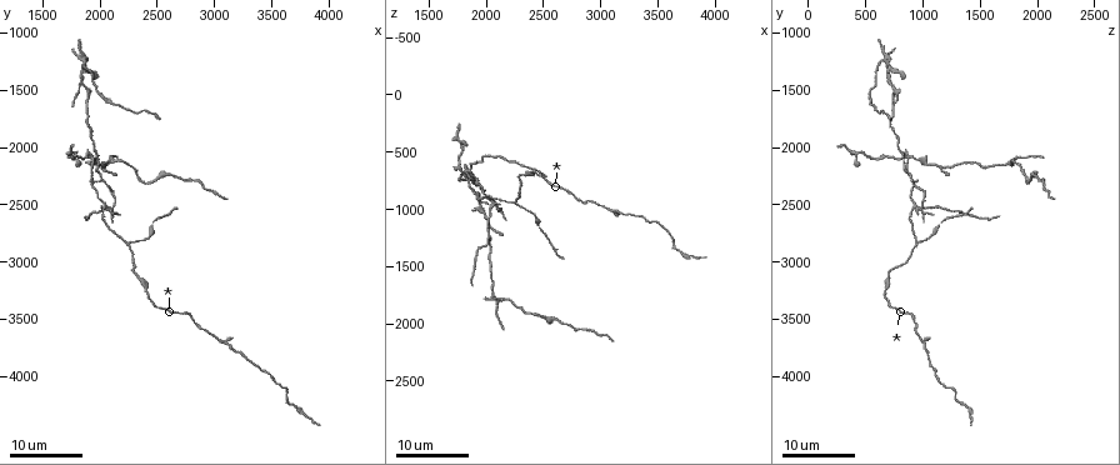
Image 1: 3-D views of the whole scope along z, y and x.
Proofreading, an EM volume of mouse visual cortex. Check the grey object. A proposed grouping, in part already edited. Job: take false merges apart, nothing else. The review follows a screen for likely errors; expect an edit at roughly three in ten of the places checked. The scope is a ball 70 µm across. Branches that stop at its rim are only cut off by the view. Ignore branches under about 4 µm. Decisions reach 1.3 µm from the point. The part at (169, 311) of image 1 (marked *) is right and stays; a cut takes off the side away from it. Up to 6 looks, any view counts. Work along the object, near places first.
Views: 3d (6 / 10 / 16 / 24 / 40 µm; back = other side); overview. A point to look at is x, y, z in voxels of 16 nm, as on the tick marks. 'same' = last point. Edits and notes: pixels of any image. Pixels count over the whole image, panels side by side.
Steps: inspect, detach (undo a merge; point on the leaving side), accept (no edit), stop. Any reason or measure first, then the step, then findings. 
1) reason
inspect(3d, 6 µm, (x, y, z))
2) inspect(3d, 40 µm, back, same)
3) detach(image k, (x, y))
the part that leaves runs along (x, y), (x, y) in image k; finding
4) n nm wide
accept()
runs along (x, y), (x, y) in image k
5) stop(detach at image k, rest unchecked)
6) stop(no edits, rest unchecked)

three arms meet
inspect(3d, 24 µm, (2260, 2840, 940))

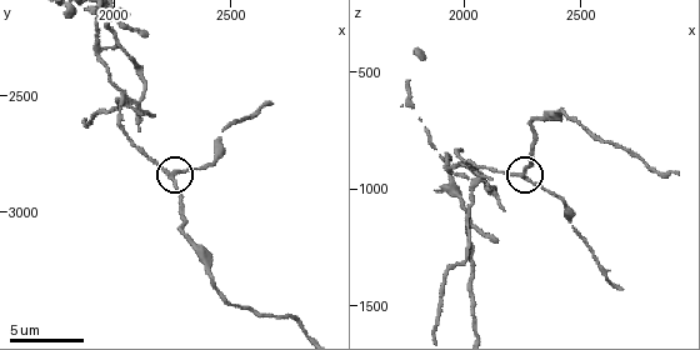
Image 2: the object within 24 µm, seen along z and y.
inspect(3d, 6 µm, (2270, 2830, 960))

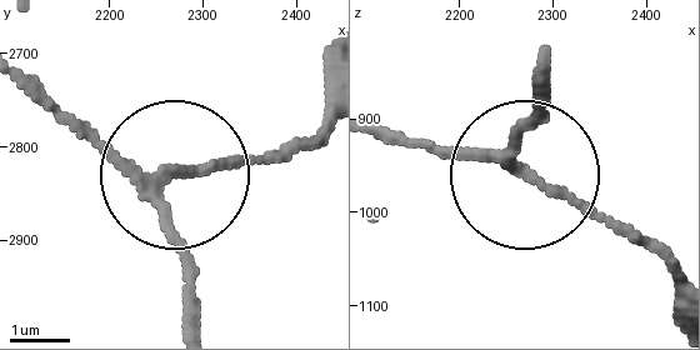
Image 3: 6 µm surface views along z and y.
inspect(3d, 6 µm, back, (2260, 2830, 955))

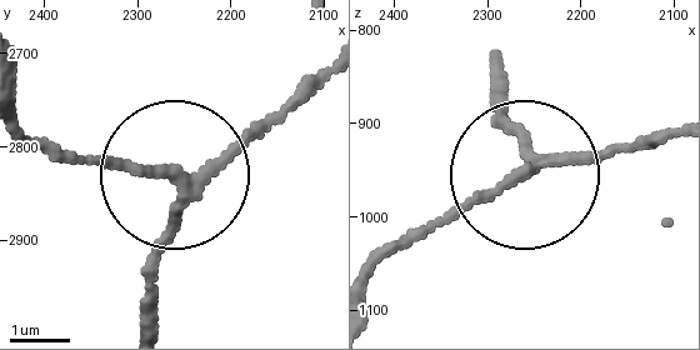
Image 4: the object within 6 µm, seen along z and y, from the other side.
side arm 13 µm
detach(image 4, (111, 160))
the part that leaves runs along (176, 185), (48, 151), (23, 126) in image 4; two neurons meet here

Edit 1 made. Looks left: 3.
arms run side by side
inspect(3d, 16 µm, (2060, 2500, 940))

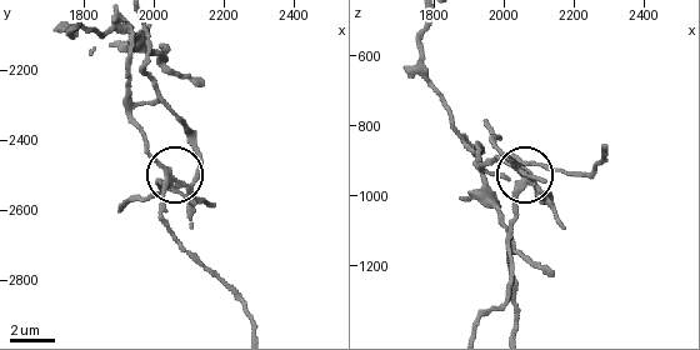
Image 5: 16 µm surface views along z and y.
inspect(3d, 10 µm, same)

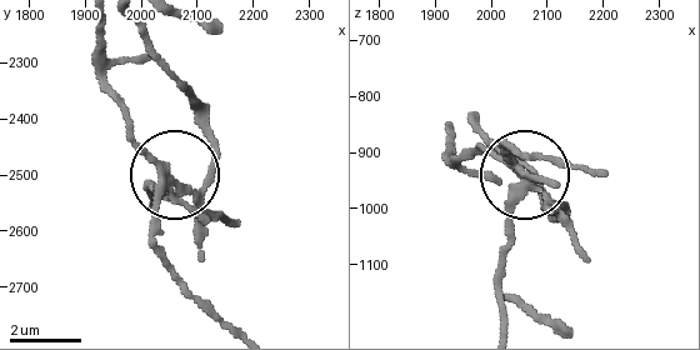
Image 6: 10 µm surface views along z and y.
detach(image 6, (199, 194))
the part that leaves runs along (169, 178), (201, 178), (210, 124), (145, 25) in image 6; two neurons meet here

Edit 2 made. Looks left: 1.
stop(detach at image 4, detach at image 6, rest unchecked)

